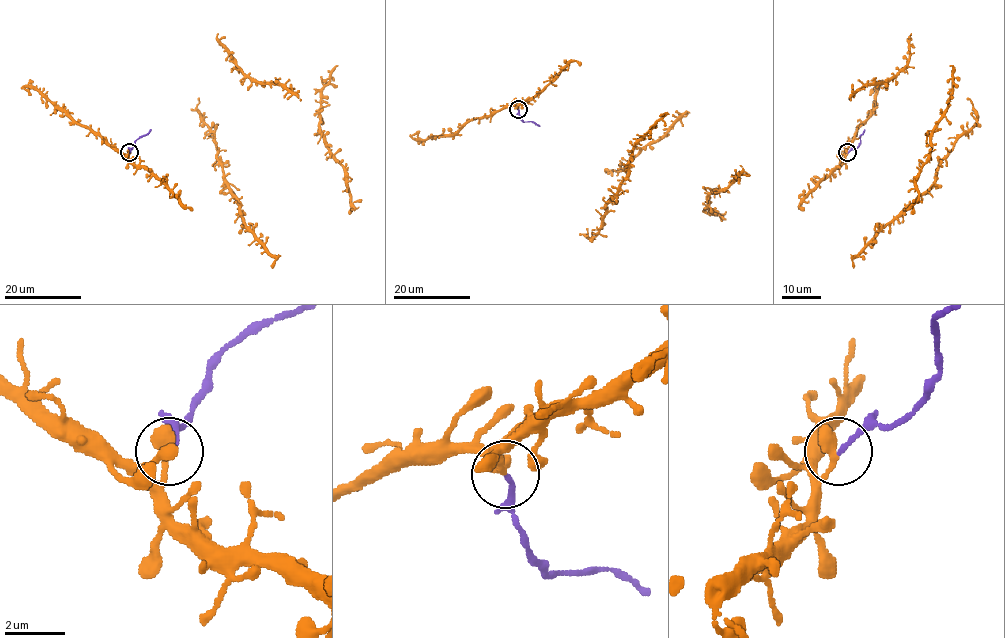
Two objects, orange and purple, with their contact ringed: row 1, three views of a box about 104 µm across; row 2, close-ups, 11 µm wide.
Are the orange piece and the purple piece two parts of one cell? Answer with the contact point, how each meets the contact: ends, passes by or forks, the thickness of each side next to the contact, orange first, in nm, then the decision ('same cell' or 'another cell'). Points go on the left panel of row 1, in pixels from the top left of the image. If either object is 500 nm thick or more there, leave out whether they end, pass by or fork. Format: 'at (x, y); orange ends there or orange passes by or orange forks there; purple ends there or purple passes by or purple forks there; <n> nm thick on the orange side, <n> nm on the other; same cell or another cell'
at (129, 152); orange ends there; purple ends there; 480 nm thick on the orange side, 170 nm on the other; another cell

